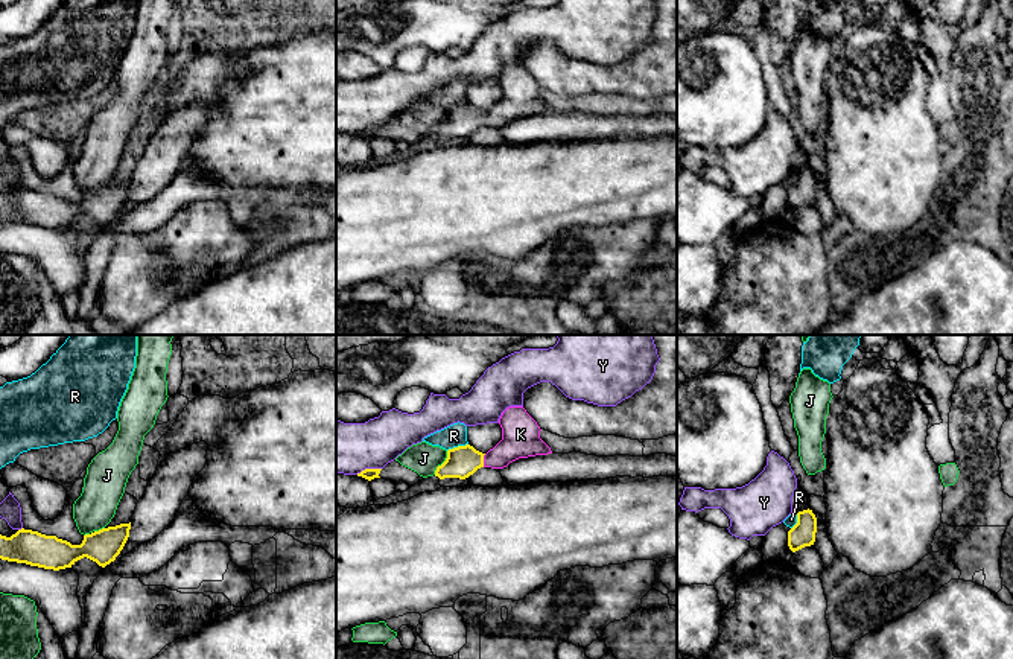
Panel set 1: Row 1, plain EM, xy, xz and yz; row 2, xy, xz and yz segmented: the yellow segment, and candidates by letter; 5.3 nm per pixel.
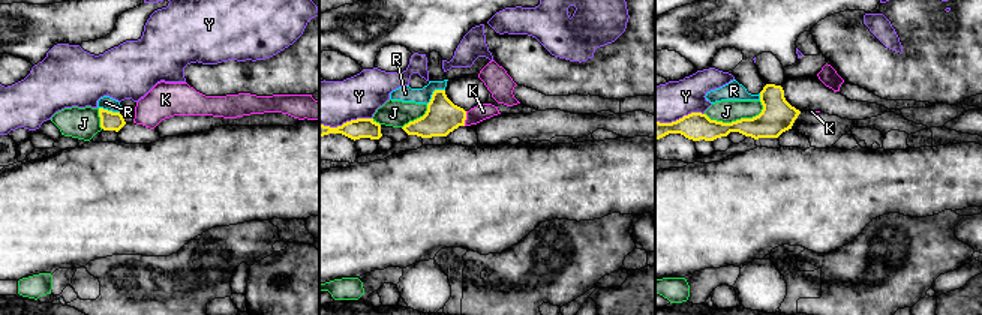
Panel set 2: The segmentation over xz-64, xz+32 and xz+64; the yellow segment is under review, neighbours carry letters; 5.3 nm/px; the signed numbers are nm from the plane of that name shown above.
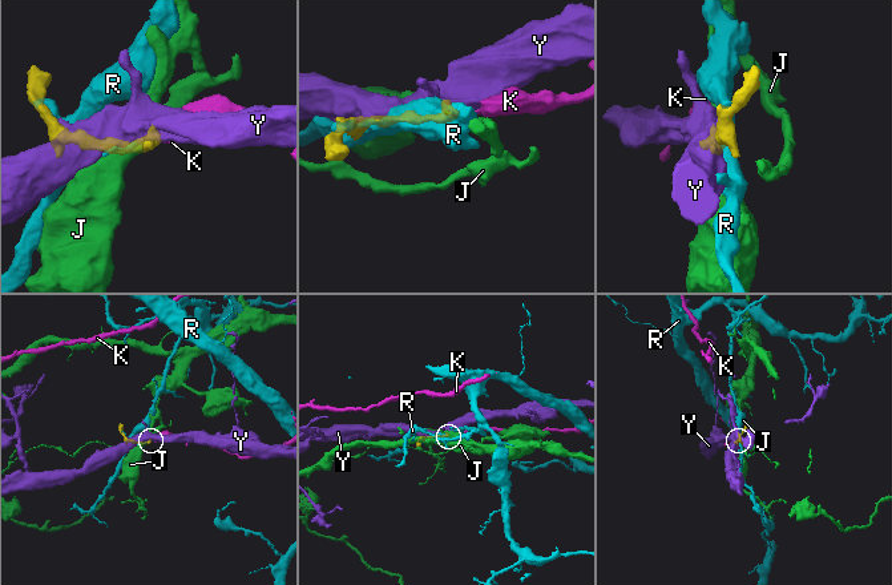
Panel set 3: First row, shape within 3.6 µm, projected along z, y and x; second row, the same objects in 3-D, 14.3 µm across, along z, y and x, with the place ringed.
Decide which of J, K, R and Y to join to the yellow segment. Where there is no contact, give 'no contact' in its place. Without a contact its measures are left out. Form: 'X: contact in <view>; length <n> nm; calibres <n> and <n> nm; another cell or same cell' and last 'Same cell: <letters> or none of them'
J: contact in xz; length 150 nm; calibres 170 and 160 nm; another cell
K: contact in xz; length 70 nm; calibres 170 and 200 nm; same cell
R: contact in xz; length 120 nm; calibres 170 and 120 nm; another cell
Y: contact in xz; length 140 nm; calibres 60 and 280 nm; another cell
Same cell: K

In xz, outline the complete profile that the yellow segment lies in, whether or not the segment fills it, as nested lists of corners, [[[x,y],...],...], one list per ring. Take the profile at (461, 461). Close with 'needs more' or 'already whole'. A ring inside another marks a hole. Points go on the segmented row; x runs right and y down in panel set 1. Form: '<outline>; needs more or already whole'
[[[523,406],[506,408],[499,425],[502,440],[493,449],[487,454],[470,444],[449,449],[446,461],[435,470],[435,476],[465,479],[481,467],[503,469],[519,458],[552,454],[540,438],[540,426]]]; needs more

